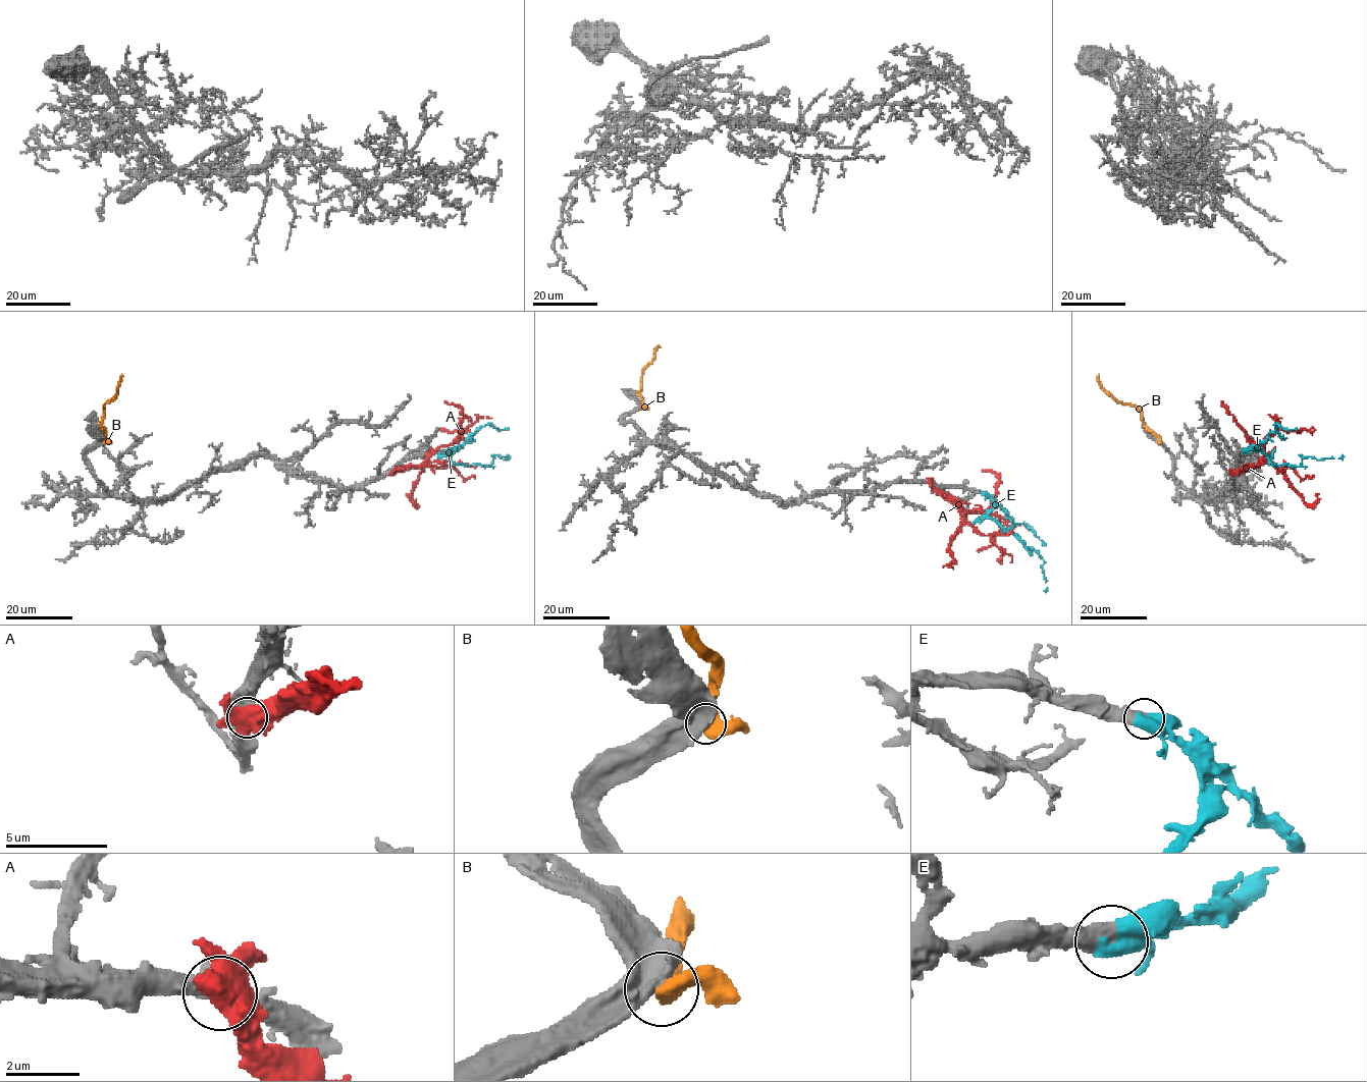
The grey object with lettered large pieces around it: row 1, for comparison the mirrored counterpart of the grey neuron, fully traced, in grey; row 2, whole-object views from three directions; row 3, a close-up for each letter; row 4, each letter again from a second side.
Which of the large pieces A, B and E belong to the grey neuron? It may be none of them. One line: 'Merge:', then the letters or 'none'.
Merge: E

